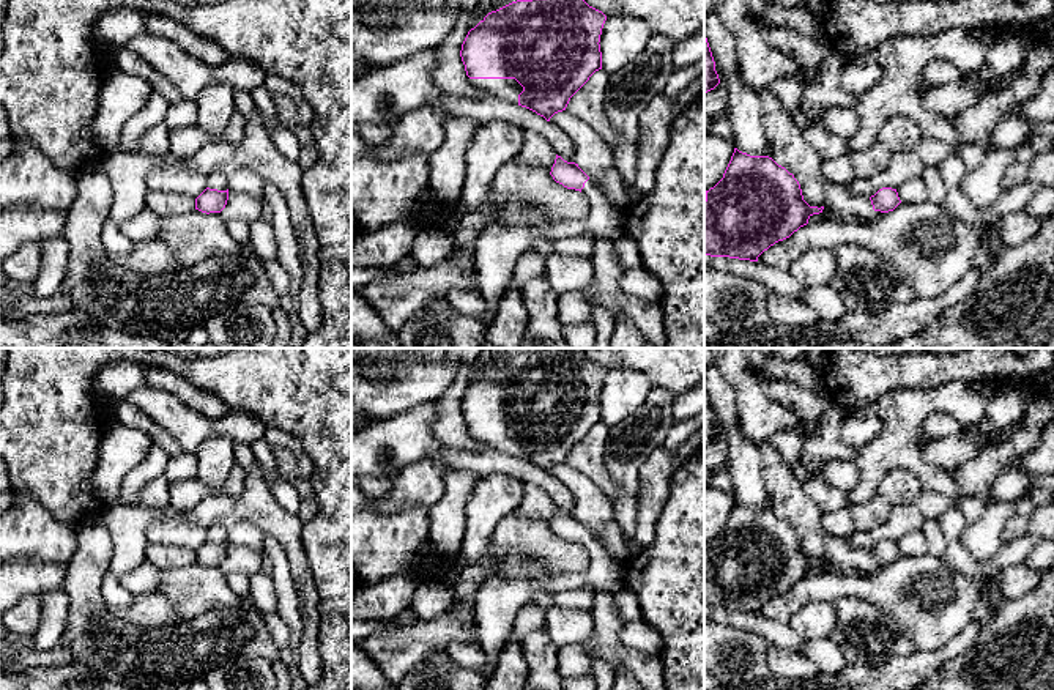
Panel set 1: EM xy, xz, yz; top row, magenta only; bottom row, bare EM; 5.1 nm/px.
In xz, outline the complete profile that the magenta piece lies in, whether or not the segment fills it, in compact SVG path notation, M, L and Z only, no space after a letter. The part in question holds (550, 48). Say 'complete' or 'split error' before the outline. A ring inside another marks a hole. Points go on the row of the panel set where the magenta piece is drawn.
split error; M517 0L488 13L471 28L460 57L476 88L550 121L602 69L599 43L605 20L607 16L585 0Z

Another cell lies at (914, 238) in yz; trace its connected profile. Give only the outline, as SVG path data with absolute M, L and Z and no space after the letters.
M900 203L863 224L808 222L775 243L758 263L789 271L810 249L859 244L892 265L915 298L937 298L972 266L980 232L950 216L939 203Z

